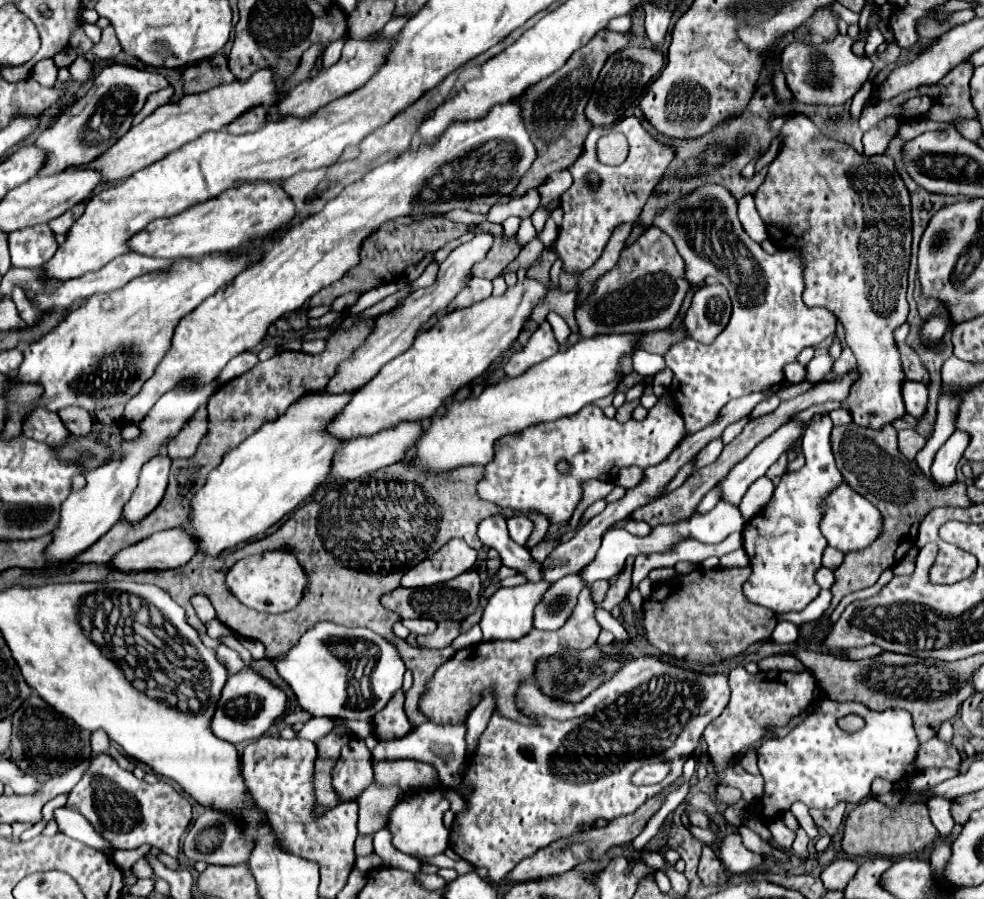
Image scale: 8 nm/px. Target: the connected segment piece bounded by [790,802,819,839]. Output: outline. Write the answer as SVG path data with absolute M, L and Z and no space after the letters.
M796 802L791 806L790 811L810 839L814 839L819 835L818 829L809 813L809 808L805 804Z

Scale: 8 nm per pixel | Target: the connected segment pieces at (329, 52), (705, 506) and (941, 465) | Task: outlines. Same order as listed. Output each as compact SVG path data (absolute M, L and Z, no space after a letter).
M346 35L342 41L334 41L334 43L330 43L326 47L326 51L324 51L324 67L330 67L330 65L334 65L340 59L340 49L342 49L346 39L350 39L350 37Z
M720 487L712 489L712 491L702 499L702 503L698 505L698 509L696 509L696 511L706 513L706 511L710 511L712 507L716 507L716 503L718 503L718 501L720 501Z
M954 431L936 453L936 459L932 463L932 483L936 485L936 489L956 483L956 465L962 459L964 449L968 447L968 439L968 433Z

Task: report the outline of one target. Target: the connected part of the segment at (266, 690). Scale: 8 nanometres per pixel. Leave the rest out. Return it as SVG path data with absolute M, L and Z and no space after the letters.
M242 669L240 673L228 677L210 727L218 739L224 739L228 743L252 741L262 737L272 727L272 723L284 713L284 709L286 695L278 687L274 687L268 679L260 677L256 671Z

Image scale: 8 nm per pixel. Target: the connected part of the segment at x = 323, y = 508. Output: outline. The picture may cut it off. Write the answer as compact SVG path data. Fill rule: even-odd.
M396 463L372 475L364 475L362 479L342 479L330 483L318 499L310 499L302 507L298 507L276 533L260 541L246 543L242 549L224 557L198 553L184 567L138 573L122 573L112 565L82 565L70 561L64 565L40 567L38 575L46 577L46 585L56 581L66 583L108 579L154 583L168 591L170 597L186 611L190 597L204 593L212 601L218 621L242 637L260 641L266 647L264 659L268 661L274 661L278 655L286 653L300 639L300 635L314 627L318 621L332 621L346 627L368 627L400 647L400 655L414 677L414 685L406 691L406 715L418 727L420 723L428 721L428 717L424 717L418 709L418 701L426 689L426 683L444 661L452 659L454 649L446 647L428 651L408 645L406 639L398 639L392 631L392 625L398 621L398 615L386 611L380 605L380 595L396 589L400 585L404 571L434 555L444 543L448 543L448 539L460 537L468 543L468 547L480 551L484 545L480 543L476 529L482 519L494 513L500 513L504 517L516 515L478 497L476 481L480 477L482 467L476 465L446 471L444 475L420 475L418 471L408 469L408 465L404 463ZM272 549L286 549L292 555L296 555L298 563L304 567L308 575L304 599L292 611L280 615L264 615L252 611L250 607L244 607L244 603L240 603L224 583L224 575L228 573L228 567L232 567L232 563L240 561L242 557L260 555Z

